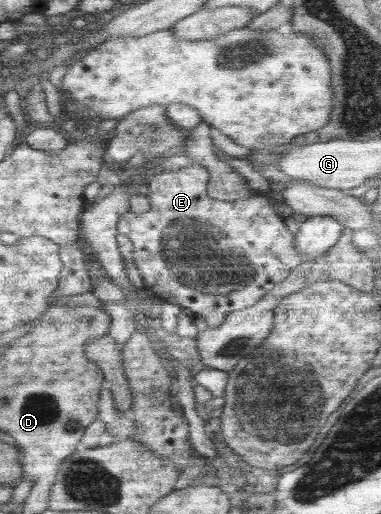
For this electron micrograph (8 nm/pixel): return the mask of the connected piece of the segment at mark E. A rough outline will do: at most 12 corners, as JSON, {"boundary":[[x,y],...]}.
{"boundary":[[193,163],[119,217],[143,288],[214,329],[305,262],[266,193]]}

